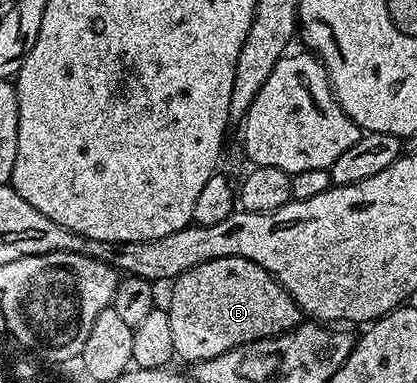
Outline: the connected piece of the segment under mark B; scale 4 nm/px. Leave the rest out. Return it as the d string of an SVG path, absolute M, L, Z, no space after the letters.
M227 257L214 259L181 273L171 282L172 298L166 302L170 331L174 338L174 351L179 360L195 363L214 359L214 355L222 355L234 347L244 345L247 341L257 341L263 337L275 337L296 328L301 324L302 314L296 301L279 285L276 278L271 277L265 269L258 267L250 259Z

